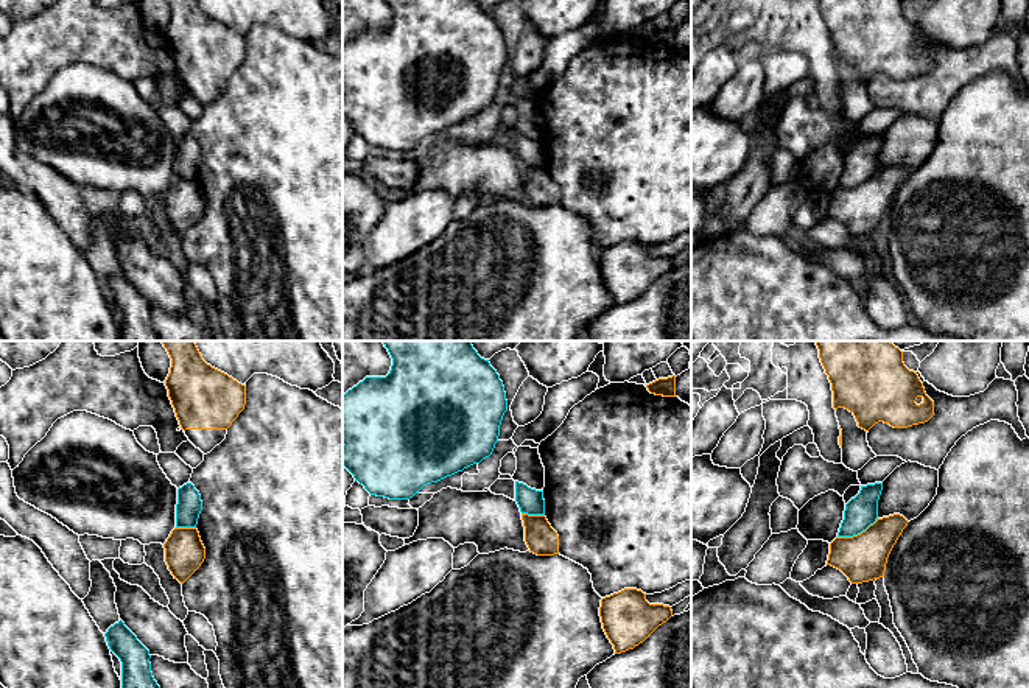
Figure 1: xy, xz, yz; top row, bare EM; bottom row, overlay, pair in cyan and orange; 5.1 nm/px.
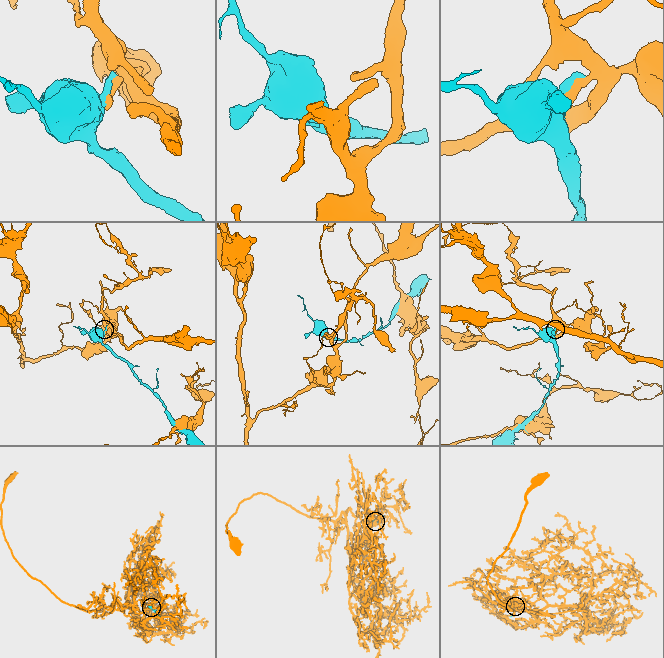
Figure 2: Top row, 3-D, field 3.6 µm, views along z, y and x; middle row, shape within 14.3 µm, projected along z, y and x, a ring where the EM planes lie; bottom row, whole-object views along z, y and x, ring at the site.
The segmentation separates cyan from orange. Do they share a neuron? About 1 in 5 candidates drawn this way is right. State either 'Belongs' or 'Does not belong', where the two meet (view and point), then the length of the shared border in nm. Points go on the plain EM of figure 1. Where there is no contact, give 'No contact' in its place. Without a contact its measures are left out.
Does not belong. Touches cyan at yz (858, 184). Shared border 240 nm

